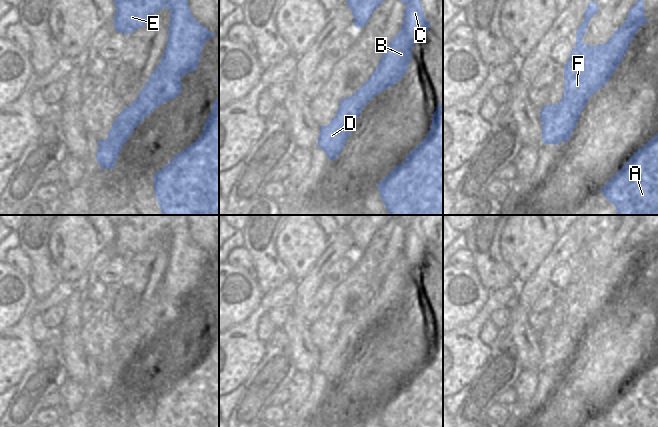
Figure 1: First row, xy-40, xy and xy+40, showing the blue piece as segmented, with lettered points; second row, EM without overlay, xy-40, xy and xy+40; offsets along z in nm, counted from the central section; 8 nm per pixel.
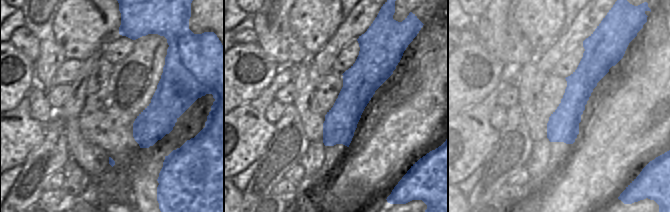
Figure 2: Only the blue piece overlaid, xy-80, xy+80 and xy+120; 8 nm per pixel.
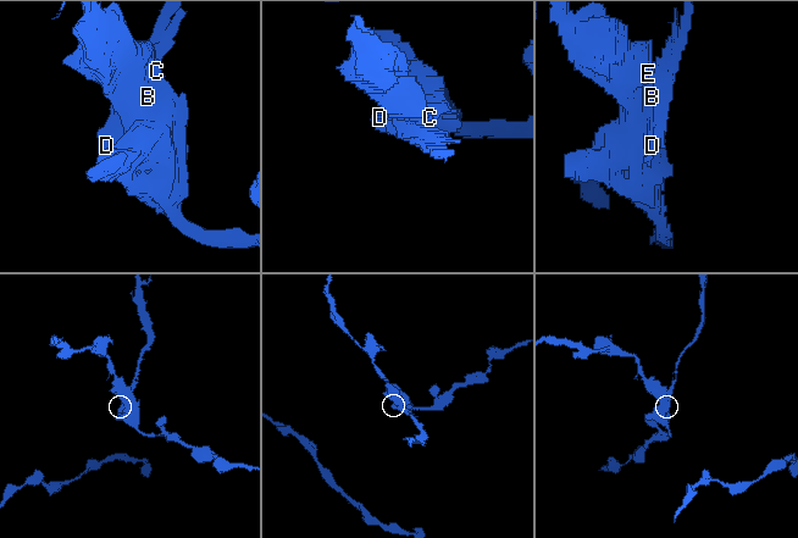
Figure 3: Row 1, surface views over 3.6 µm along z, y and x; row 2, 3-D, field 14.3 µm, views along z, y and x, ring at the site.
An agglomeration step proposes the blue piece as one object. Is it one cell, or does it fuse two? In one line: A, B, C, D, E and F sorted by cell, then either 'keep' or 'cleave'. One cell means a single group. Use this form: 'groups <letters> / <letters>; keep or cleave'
groups A B C D E / F; cleave

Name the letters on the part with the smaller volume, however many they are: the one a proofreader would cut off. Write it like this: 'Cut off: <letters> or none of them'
Cut off: F

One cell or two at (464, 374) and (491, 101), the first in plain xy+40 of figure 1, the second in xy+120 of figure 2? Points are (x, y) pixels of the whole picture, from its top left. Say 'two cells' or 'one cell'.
one cell

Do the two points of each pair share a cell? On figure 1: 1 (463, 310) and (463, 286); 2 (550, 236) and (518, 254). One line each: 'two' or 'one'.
1: one
2: one

